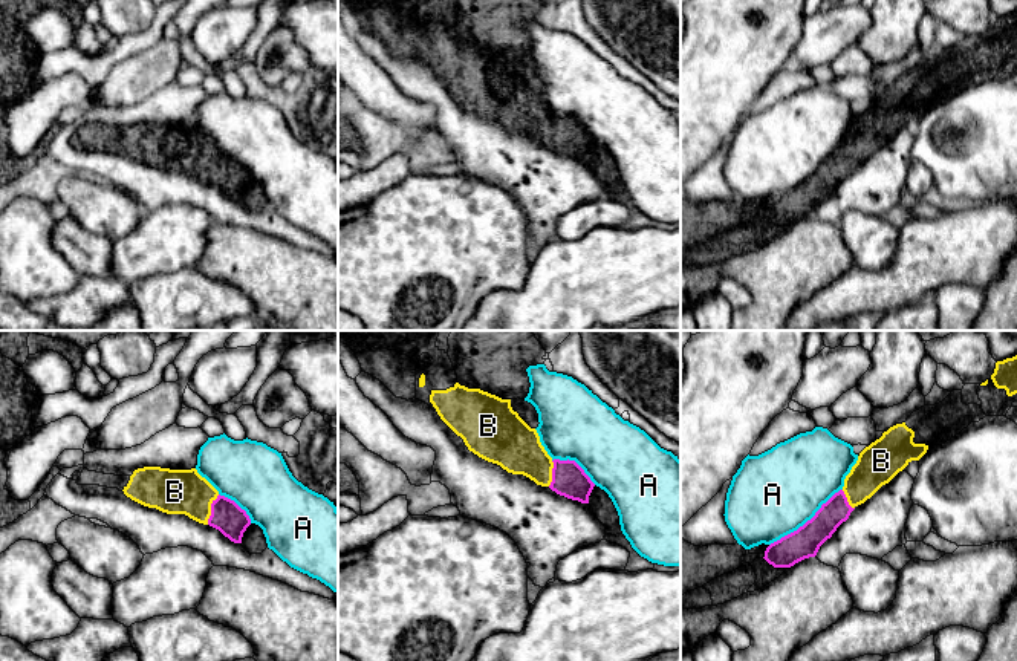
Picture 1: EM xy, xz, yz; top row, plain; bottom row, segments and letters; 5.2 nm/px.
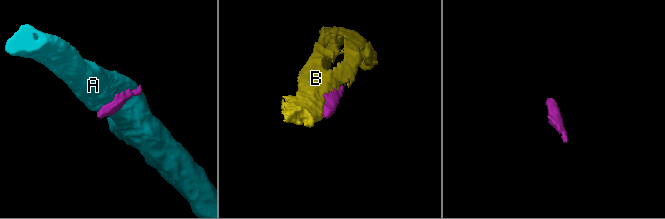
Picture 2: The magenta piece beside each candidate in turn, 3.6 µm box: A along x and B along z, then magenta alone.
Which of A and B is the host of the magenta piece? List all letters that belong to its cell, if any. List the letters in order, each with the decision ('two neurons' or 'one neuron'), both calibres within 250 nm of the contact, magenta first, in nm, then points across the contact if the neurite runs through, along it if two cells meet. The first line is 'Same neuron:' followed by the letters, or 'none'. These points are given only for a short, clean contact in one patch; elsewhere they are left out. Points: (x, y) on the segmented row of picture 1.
Same neuron: B
A: two neurons; calibres 160 and 440 nm
B: one neuron; calibres 170 and 240 nm

